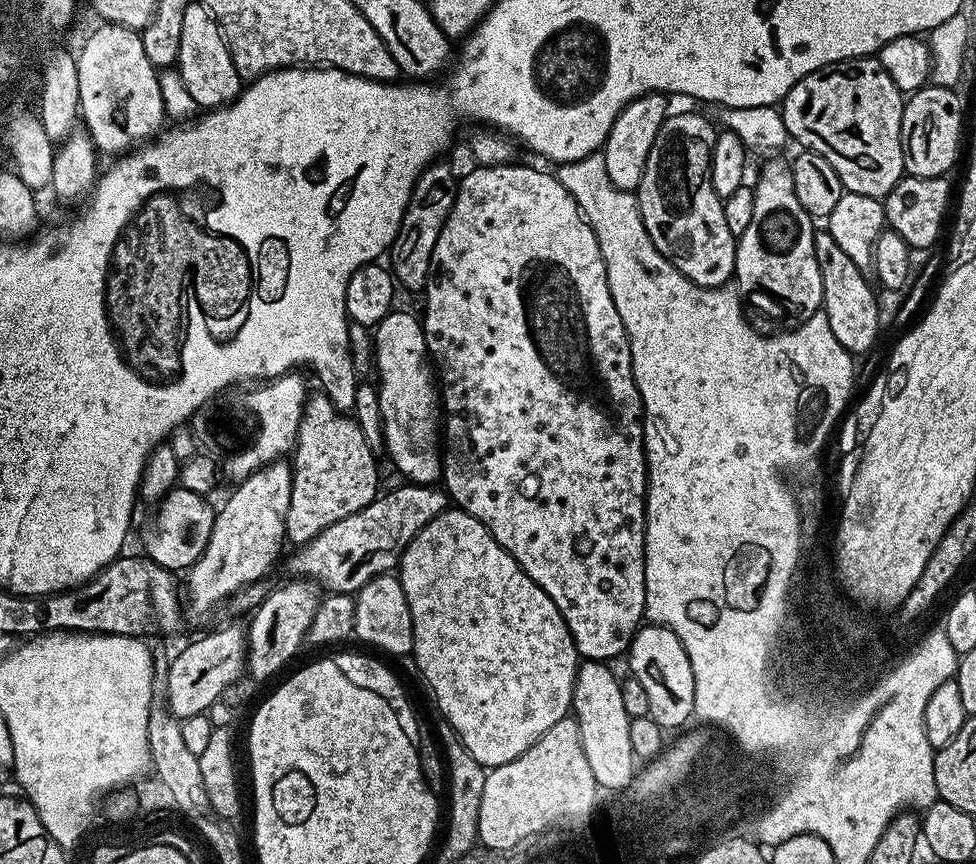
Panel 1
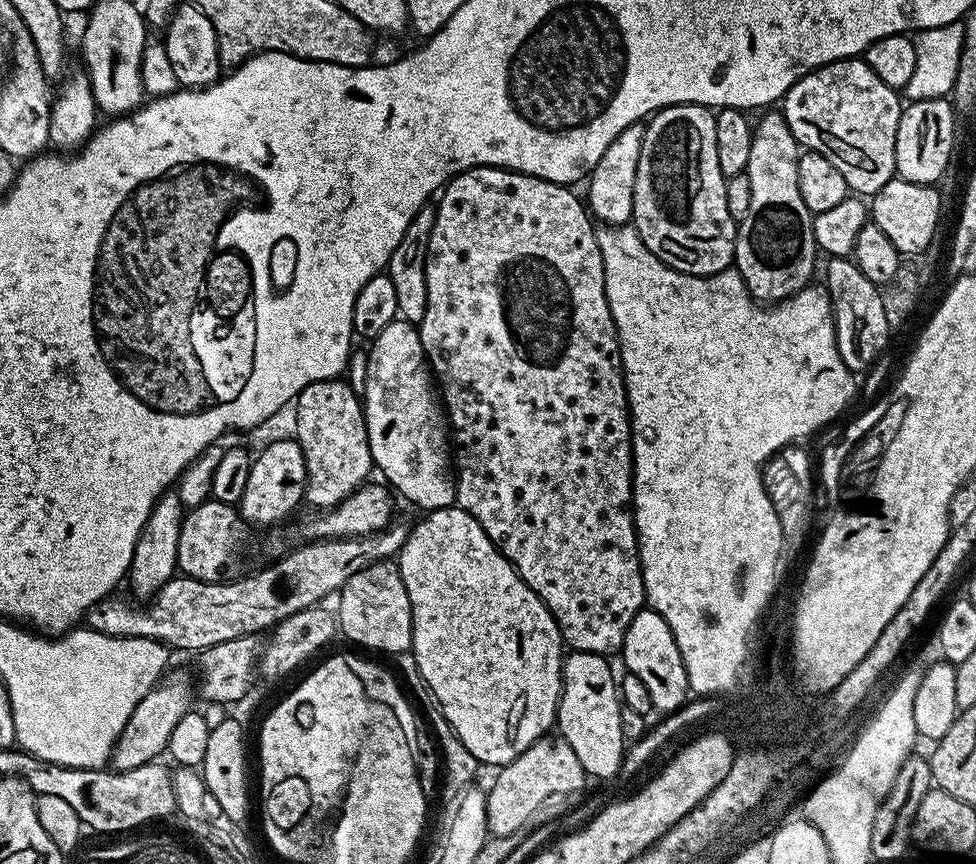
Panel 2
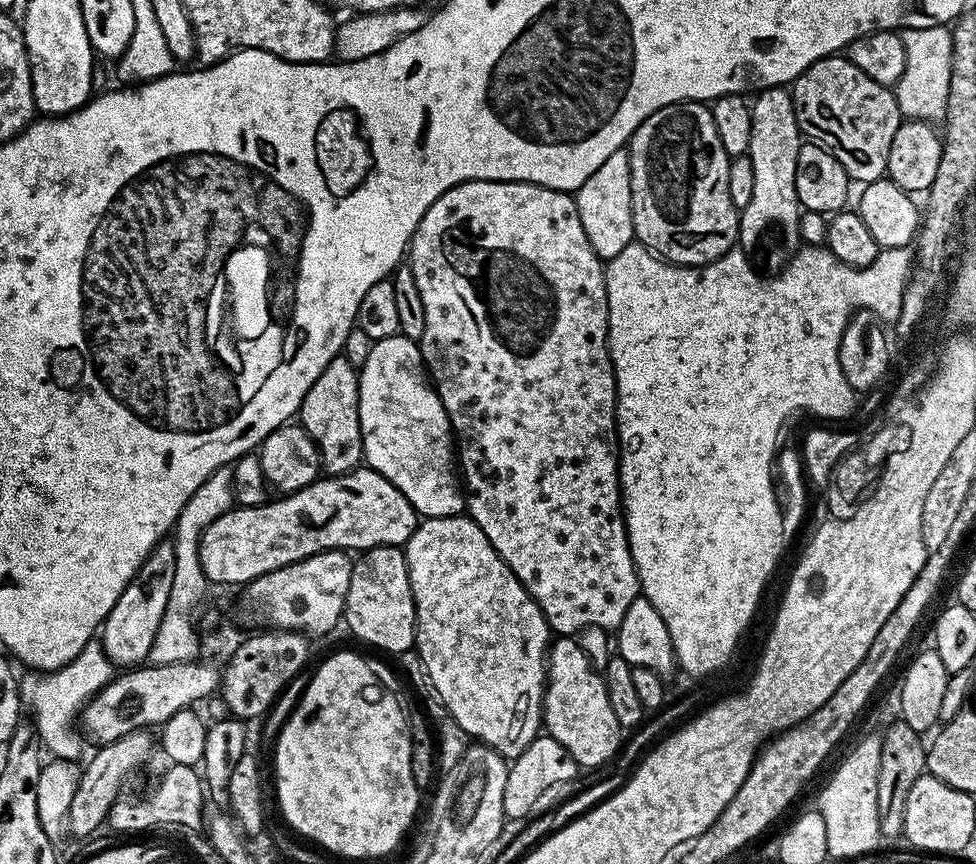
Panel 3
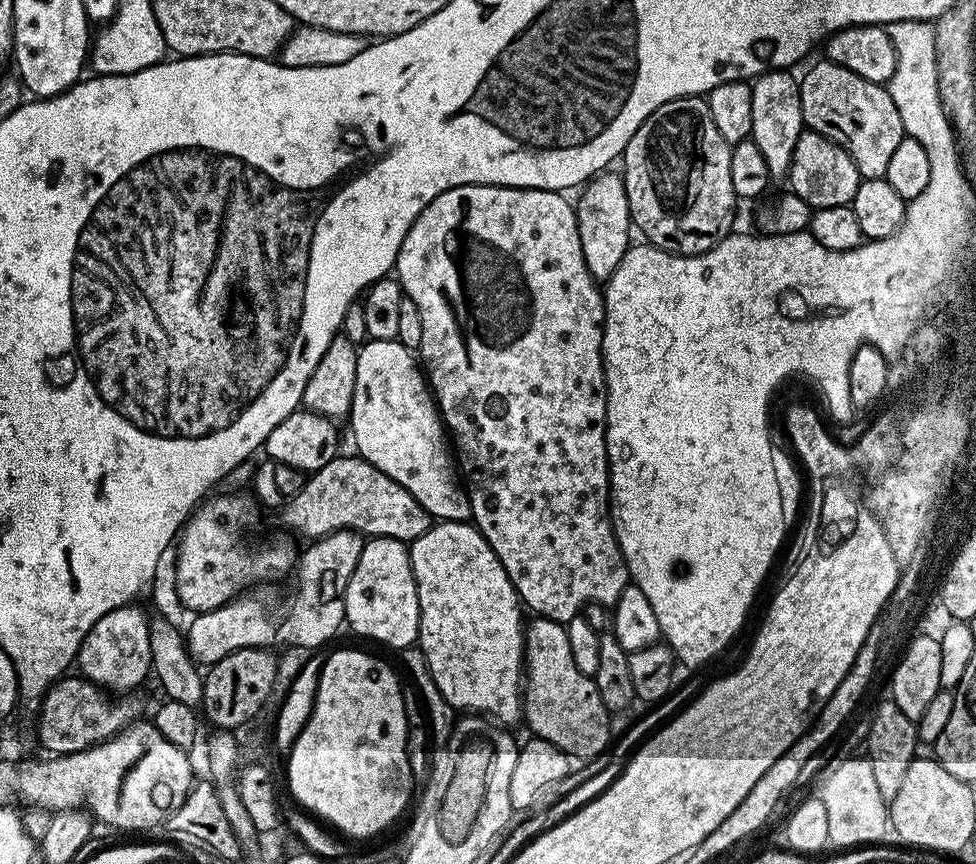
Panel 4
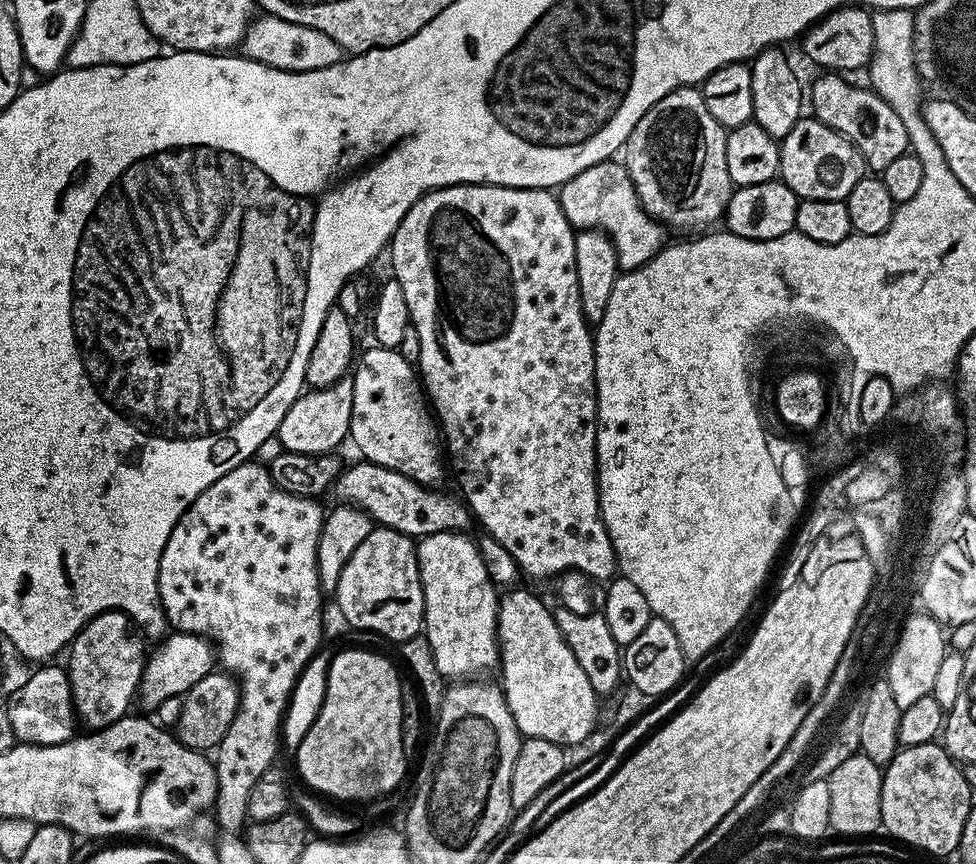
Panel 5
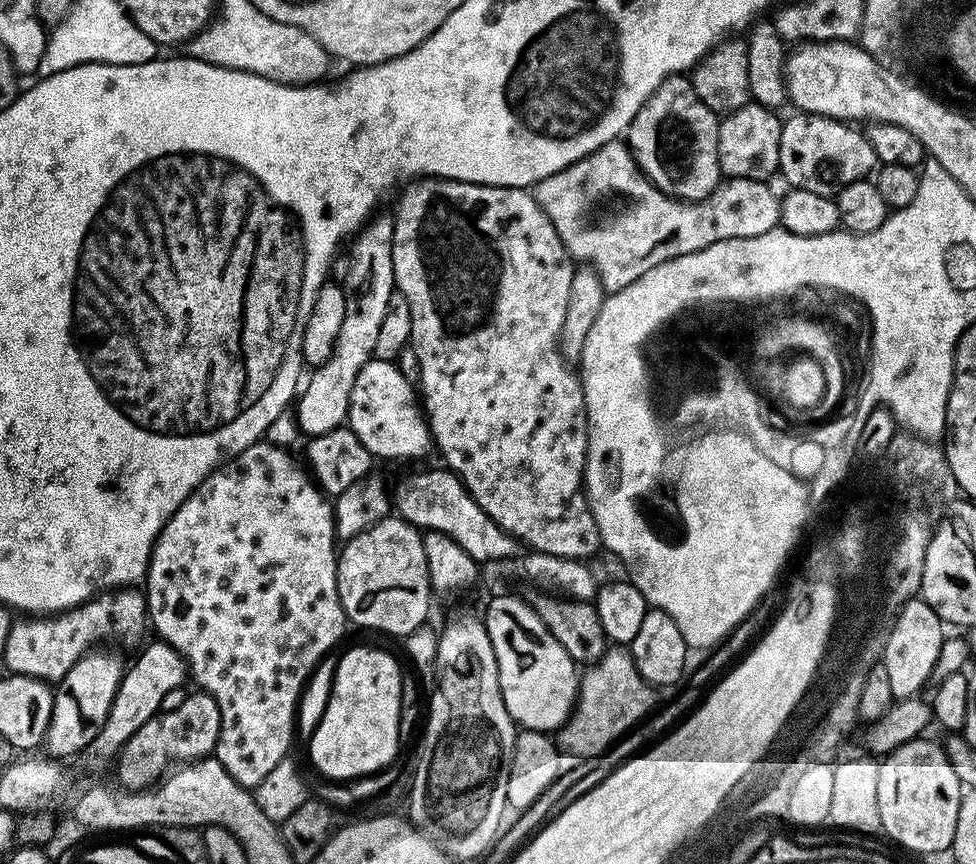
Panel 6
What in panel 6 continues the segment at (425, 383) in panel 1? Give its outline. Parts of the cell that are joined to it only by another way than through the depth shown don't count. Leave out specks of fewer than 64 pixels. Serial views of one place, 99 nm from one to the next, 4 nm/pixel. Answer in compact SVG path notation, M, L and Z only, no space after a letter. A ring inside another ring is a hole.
M371 359L354 378L354 390L350 390L347 427L358 434L362 446L372 452L373 457L384 460L412 460L415 456L424 456L433 447L432 433L428 430L428 421L422 411L421 401L414 391L413 381L407 380L391 360Z

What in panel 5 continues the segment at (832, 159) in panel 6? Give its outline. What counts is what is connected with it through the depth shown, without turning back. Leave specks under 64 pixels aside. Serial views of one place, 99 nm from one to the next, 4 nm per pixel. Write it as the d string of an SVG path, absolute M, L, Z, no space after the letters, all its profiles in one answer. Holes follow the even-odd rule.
M802 118L779 141L780 174L790 190L801 200L843 200L847 201L850 190L866 175L864 155L861 154L841 132L815 118Z

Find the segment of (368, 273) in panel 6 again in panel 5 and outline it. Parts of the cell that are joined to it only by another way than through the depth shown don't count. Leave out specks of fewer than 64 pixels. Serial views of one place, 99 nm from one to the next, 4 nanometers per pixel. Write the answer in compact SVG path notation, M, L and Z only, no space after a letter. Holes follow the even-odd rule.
M346 375L337 384L332 384L328 388L314 388L301 392L290 406L290 410L286 410L275 436L281 440L285 452L297 452L307 456L335 453L336 447L343 440L349 439L353 410L354 386L351 375Z

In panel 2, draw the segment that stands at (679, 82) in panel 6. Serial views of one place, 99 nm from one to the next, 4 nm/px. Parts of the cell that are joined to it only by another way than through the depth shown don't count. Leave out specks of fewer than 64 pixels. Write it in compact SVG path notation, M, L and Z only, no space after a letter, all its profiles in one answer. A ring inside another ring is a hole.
M672 104L661 108L644 124L642 154L638 154L638 178L632 187L632 218L645 246L663 264L695 276L713 276L733 267L738 222L726 206L726 177L718 166L718 134L713 109L703 104Z

